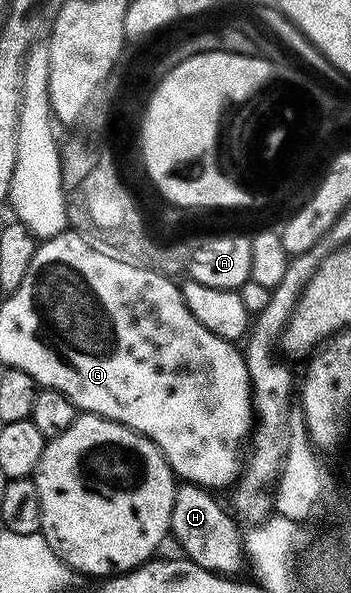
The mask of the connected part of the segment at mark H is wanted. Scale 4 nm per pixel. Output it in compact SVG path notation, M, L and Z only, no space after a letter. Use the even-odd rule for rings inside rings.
M194 485L176 486L171 501L170 538L179 542L179 547L186 558L197 565L215 572L217 575L235 577L245 567L241 531L235 528L235 521L230 510L223 511L216 496L205 487Z

